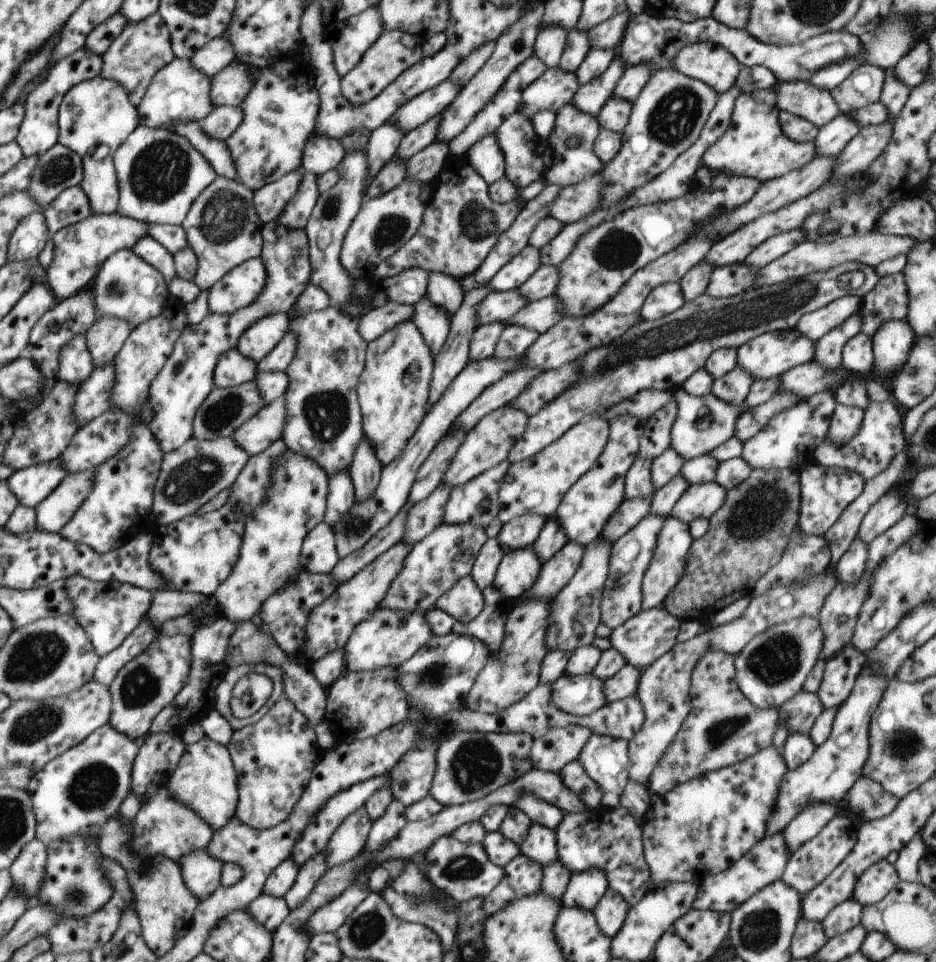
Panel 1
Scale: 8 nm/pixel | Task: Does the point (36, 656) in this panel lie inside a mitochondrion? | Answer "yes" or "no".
yes

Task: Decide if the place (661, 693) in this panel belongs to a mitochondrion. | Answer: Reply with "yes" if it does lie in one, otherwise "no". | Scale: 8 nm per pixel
yes

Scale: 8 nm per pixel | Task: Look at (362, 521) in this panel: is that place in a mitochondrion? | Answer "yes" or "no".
yes

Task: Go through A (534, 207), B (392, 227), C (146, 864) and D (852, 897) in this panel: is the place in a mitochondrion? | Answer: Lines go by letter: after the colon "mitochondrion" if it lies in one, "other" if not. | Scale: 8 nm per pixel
A: other
B: mitochondrion
C: other
D: other

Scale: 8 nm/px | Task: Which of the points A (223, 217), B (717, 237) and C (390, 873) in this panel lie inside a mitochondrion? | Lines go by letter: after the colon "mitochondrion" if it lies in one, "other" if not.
A: mitochondrion
B: other
C: other

